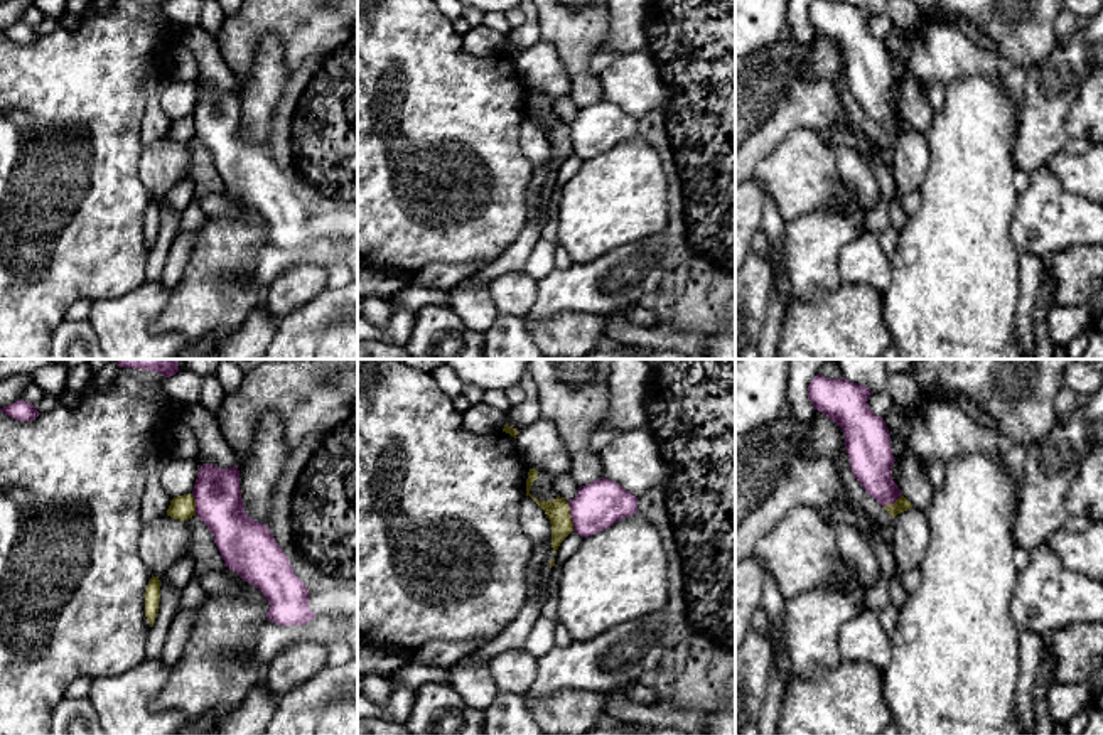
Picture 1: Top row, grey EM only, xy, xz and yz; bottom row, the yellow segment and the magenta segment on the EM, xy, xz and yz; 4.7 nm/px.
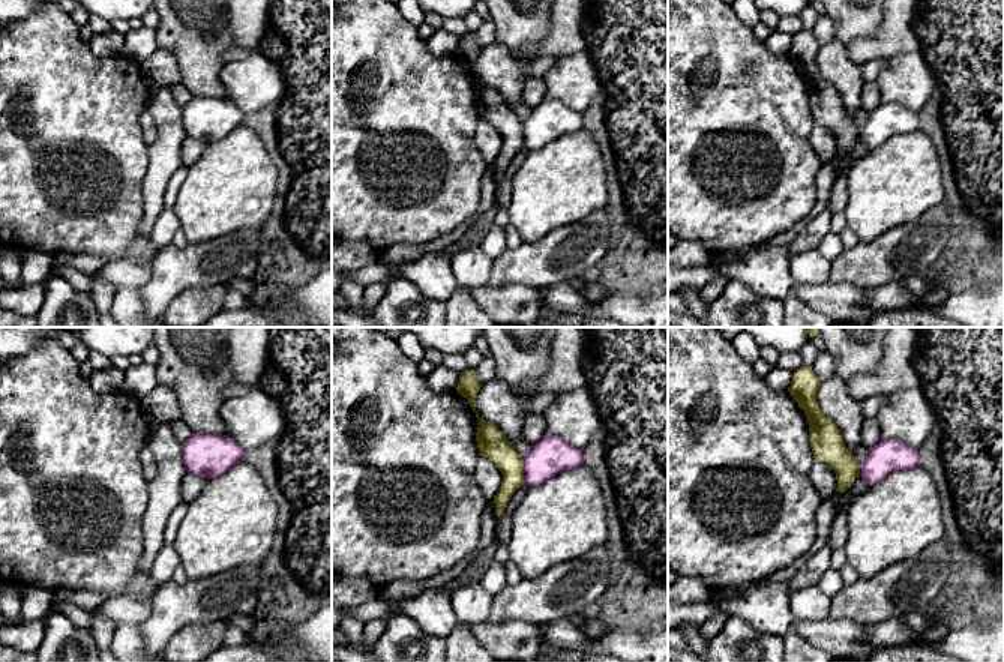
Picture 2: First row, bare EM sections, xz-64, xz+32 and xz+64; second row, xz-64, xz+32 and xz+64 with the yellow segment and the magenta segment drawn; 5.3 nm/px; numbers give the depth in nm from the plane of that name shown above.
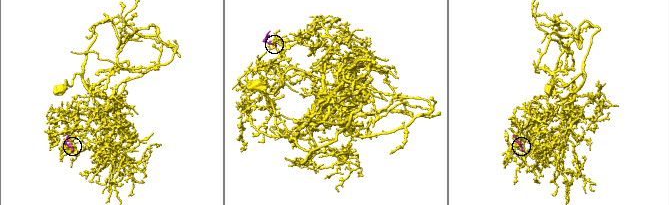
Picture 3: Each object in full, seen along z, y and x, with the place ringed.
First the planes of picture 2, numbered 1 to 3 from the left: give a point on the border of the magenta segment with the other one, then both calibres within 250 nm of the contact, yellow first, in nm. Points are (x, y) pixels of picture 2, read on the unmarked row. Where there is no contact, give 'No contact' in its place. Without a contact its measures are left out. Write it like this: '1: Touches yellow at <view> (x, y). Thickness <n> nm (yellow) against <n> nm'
1: No contact
2: Touches yellow at xz+32 (523, 135). Thickness 160 nm (yellow) against 200 nm
3: Touches yellow at xz+64 (859, 132). Thickness 180 nm (yellow) against 190 nm

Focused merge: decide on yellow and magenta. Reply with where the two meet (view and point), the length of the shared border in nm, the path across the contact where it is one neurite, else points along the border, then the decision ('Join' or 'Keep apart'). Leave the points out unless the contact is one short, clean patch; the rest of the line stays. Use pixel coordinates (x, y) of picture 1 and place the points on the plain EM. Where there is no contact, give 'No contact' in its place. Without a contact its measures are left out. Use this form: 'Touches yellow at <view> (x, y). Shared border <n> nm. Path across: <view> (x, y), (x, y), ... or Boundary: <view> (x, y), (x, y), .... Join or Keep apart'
Touches yellow at xz (570, 139). Shared border 140 nm. Boundary: xz (567, 125), (574, 152). Keep apart

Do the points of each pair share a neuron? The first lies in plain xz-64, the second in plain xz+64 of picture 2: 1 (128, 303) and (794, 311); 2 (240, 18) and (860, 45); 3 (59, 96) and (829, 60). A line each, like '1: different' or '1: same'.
1: same
2: same
3: different

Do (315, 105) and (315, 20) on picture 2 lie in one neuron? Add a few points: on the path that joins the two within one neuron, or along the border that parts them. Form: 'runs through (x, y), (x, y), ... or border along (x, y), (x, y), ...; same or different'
runs through (315, 84), (315, 41); same

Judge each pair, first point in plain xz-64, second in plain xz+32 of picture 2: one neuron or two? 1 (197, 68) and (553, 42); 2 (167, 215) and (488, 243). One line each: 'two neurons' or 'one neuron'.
1: two neurons
2: one neuron

